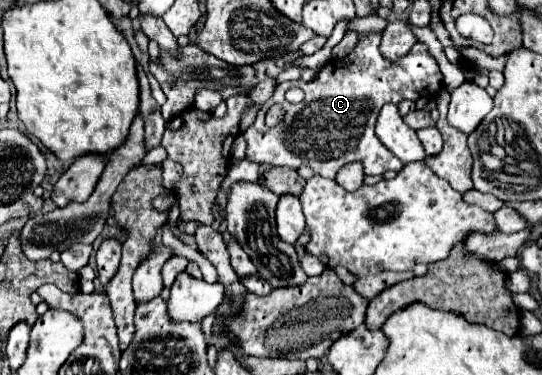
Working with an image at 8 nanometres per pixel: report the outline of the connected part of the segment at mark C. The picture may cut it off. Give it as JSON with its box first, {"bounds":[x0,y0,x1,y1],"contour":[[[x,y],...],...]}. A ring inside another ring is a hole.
{"bounds":[243,32,443,178],"contour":[[[361,32],[353,52],[341,60],[329,60],[317,72],[315,80],[291,80],[275,88],[275,94],[259,110],[255,124],[243,134],[247,140],[247,158],[287,168],[307,164],[325,178],[335,178],[339,168],[349,162],[361,162],[367,176],[381,176],[387,170],[399,172],[403,168],[401,160],[397,160],[375,136],[379,110],[387,102],[397,104],[401,100],[419,100],[421,96],[433,98],[441,90],[441,84],[443,74],[439,64],[423,42],[417,41],[409,54],[391,62],[379,52],[379,34]],[[291,86],[299,86],[305,92],[305,100],[301,104],[289,104],[285,100],[285,92]],[[273,104],[281,104],[287,114],[279,126],[267,128],[265,112]]]}

